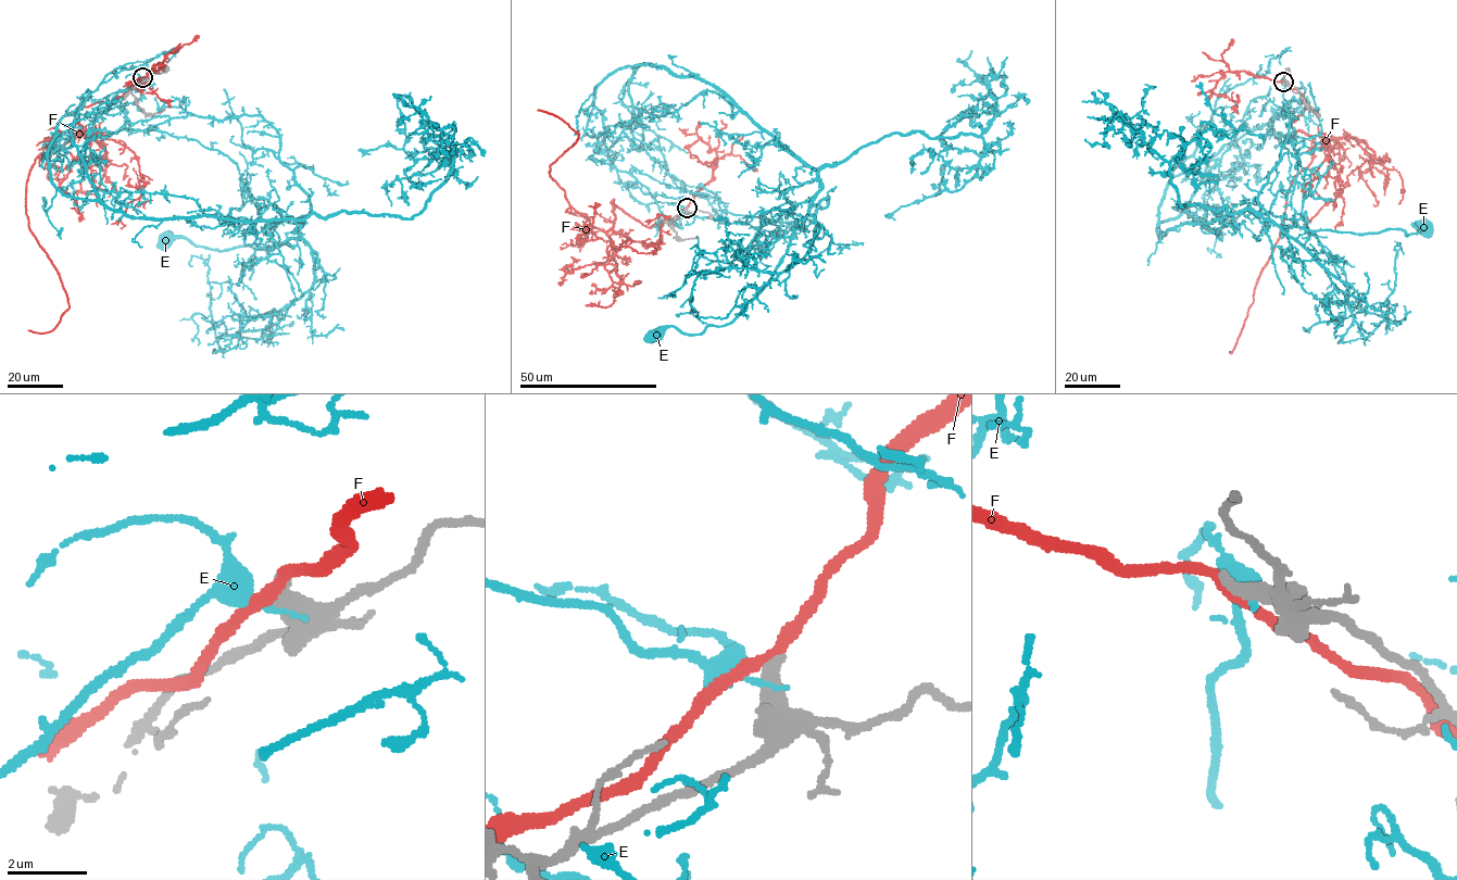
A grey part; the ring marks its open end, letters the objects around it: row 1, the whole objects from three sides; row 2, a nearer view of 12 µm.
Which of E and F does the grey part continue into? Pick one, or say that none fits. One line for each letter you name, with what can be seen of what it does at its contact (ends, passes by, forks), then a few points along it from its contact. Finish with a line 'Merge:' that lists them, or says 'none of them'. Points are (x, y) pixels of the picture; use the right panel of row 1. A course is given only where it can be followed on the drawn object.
Merge: none of them

